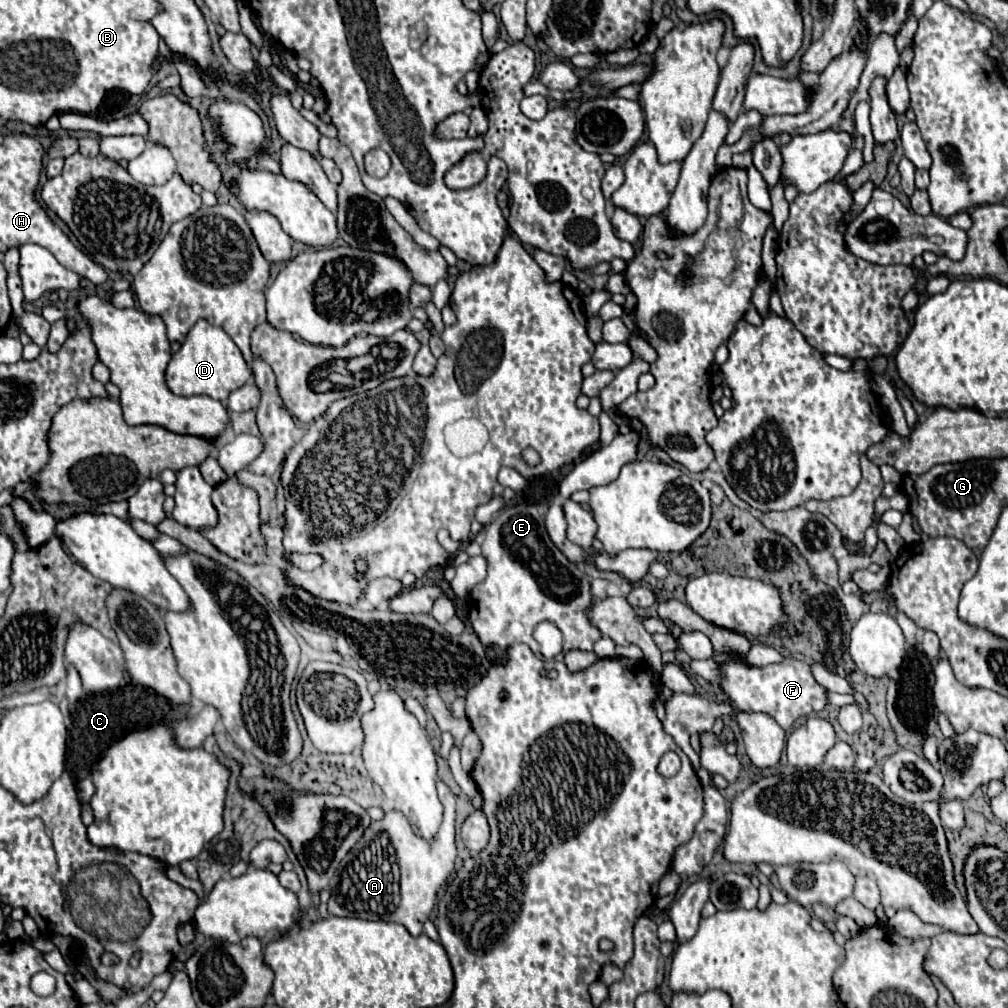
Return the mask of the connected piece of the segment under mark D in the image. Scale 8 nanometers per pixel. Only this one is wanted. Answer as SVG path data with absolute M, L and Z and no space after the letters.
M199 320L195 328L191 328L181 350L173 354L167 366L167 386L177 396L207 394L219 402L225 402L227 396L233 390L241 388L245 382L249 382L249 378L251 370L235 342L221 328L207 324L207 320Z

